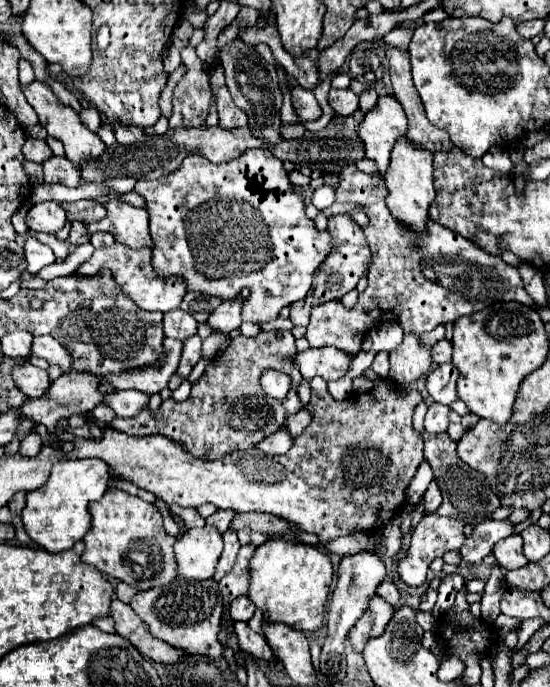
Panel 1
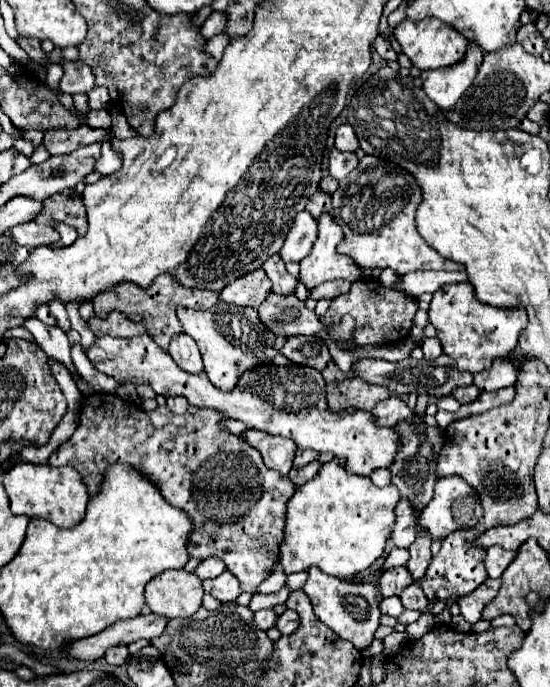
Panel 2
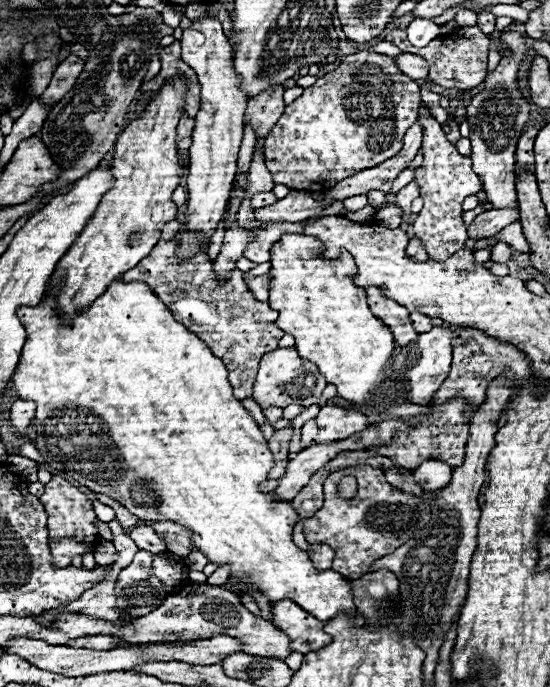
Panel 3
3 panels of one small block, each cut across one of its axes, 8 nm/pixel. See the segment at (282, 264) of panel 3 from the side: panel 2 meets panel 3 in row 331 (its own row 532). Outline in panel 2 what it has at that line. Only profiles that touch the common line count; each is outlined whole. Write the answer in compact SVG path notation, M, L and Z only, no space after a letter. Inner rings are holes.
M334 458L326 462L286 504L280 566L286 574L318 566L326 574L342 580L358 576L384 554L386 540L394 526L394 508L398 500L398 488L392 484L378 488L368 476L346 472L342 460Z

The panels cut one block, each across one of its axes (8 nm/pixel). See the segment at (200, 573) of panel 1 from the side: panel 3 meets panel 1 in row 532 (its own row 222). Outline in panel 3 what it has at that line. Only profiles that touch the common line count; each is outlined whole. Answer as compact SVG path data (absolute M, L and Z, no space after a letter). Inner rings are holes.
M216 18L194 20L192 28L184 30L182 36L182 60L198 74L202 86L200 112L196 116L196 126L190 146L190 164L188 164L188 210L184 220L184 234L178 236L178 258L190 260L202 248L204 238L210 240L220 220L224 218L230 190L236 174L236 158L242 142L244 128L244 110L248 106L248 94L240 88L242 76L234 68L232 46L222 32L222 26Z

